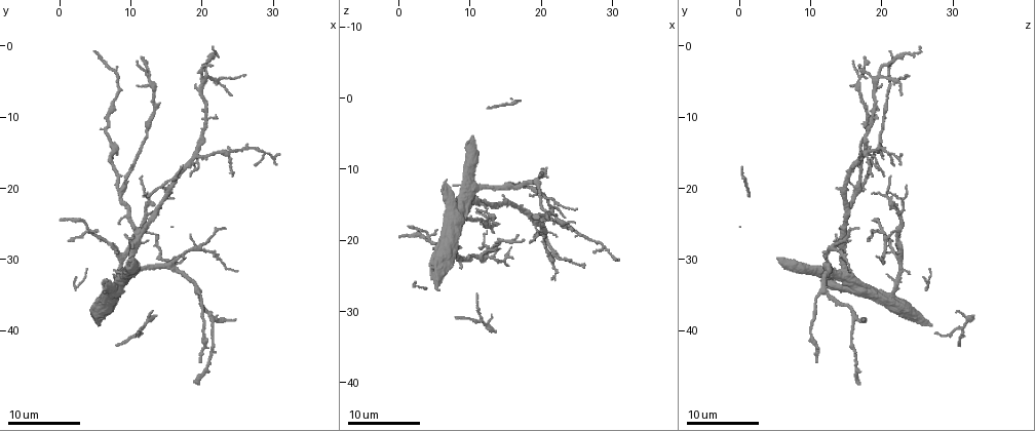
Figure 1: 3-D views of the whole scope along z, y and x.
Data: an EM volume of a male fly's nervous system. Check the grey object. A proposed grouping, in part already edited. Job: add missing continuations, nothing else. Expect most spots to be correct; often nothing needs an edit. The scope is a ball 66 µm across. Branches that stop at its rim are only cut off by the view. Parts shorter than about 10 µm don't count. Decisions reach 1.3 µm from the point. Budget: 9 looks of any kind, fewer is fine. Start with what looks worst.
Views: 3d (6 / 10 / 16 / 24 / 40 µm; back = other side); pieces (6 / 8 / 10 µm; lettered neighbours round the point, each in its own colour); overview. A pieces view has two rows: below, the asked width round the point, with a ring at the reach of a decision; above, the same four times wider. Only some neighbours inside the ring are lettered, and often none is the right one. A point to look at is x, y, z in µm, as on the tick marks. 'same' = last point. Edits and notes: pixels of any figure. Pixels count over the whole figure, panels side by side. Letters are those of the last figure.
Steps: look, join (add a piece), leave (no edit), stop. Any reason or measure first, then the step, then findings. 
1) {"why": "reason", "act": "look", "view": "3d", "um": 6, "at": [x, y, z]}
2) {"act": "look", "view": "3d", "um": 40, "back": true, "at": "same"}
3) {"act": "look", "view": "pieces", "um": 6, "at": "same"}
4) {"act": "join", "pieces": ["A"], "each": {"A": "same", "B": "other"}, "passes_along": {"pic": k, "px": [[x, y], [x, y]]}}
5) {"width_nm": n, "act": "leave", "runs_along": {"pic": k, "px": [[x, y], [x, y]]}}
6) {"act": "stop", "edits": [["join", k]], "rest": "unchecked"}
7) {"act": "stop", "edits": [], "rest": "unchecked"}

{"why": "free end", "act": "look", "view": "3d", "um": 6, "at": [11.5, 1.5, 17.5]}

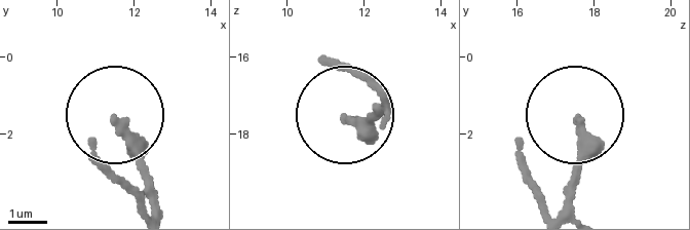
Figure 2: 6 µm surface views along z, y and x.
{"why": "what lies round it", "act": "look", "view": "pieces", "um": 6, "at": [11.60, 1.70, 17.65]}

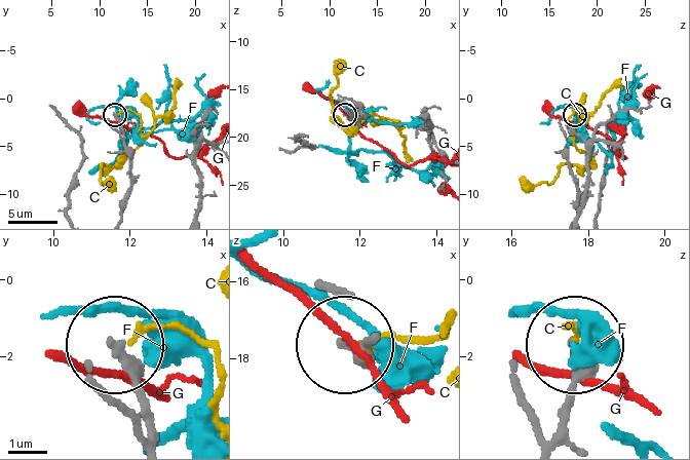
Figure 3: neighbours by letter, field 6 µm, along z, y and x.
{"act": "leave", "each": {"C": "other", "F": "other", "G": "other"}, "found": "none of them fits"}

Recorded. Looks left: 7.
{"why": "branch stops here", "act": "look", "view": "pieces", "um": 6, "at": [13.5, 38.0, 32.5]}

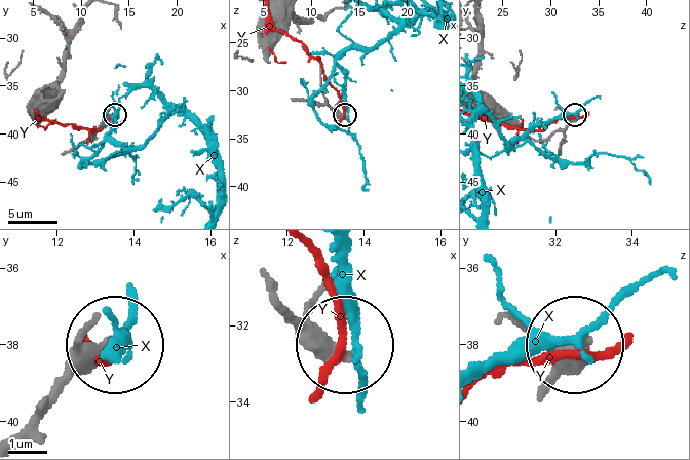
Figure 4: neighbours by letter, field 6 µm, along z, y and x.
{"width_nm": 370, "act": "leave", "each": {"X": "other", "Y": "other"}, "found": "none of them fits"}

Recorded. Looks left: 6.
{"why": "free end", "act": "look", "view": "3d", "um": 6, "at": [5.0, 26.0, 18.5]}

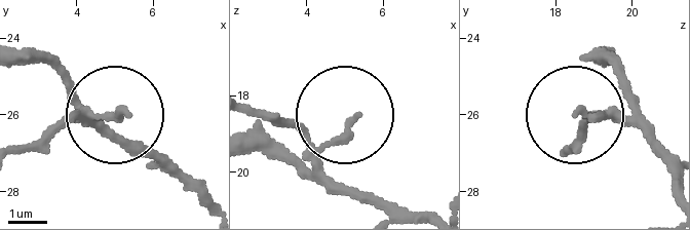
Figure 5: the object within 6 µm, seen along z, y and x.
{"act": "look", "view": "pieces", "um": 8, "at": [5.20, 25.95, 18.65]}

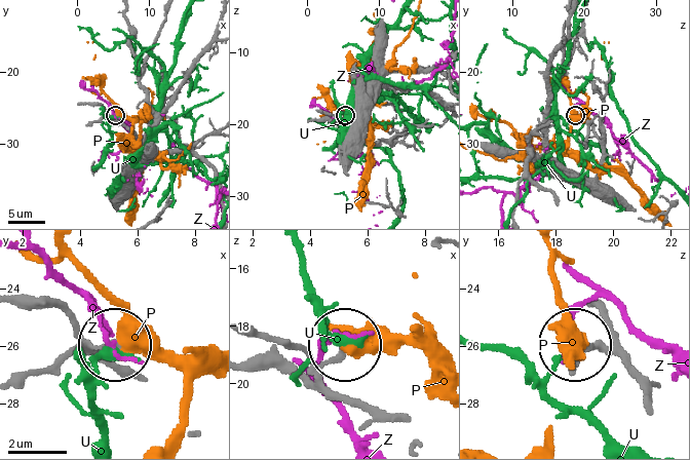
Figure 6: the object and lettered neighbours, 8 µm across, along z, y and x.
{"act": "leave", "each": {"P": "other", "U": "other", "Z": "other"}, "runs_along": {"pic": 6, "px": [[386, 418], [342, 398], [322, 379], [342, 344]]}, "found": "none of them fits"}

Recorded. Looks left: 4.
{"why": "tapers out", "act": "look", "view": "3d", "um": 10, "at": [24.5, 18.5, 18.5]}

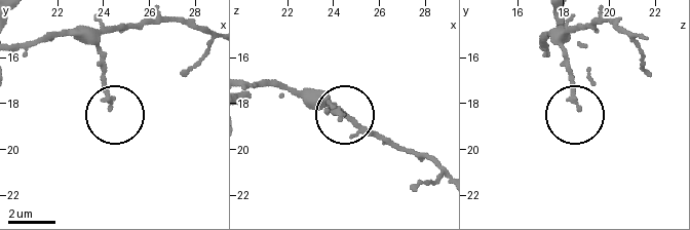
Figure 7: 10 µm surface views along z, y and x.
{"why": "see the neighbours", "act": "look", "view": "pieces", "um": 10, "at": [24.4, 18.1, 18.7]}

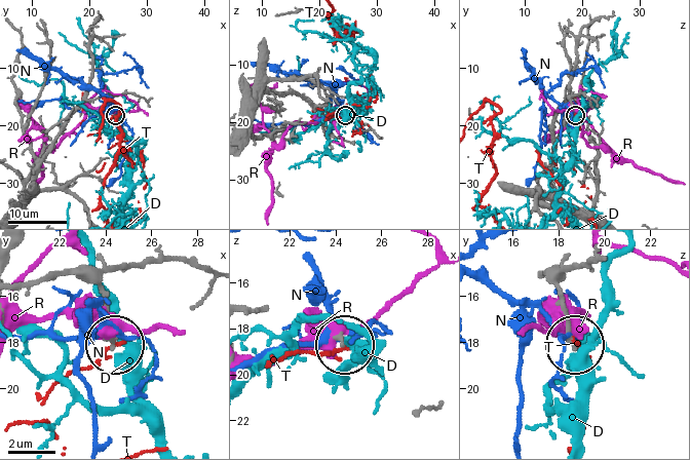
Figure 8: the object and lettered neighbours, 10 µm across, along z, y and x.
{"act": "leave", "each": {"D": "other", "N": "other", "R": "other", "T": "other"}, "runs_along": {"pic": 8, "px": [[18, 288], [60, 275], [89, 277], [101, 294], [111, 344]]}, "found": "no lettered piece goes on from it"}

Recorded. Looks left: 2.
{"act": "stop", "edits": [], "rest": "unchecked"}

